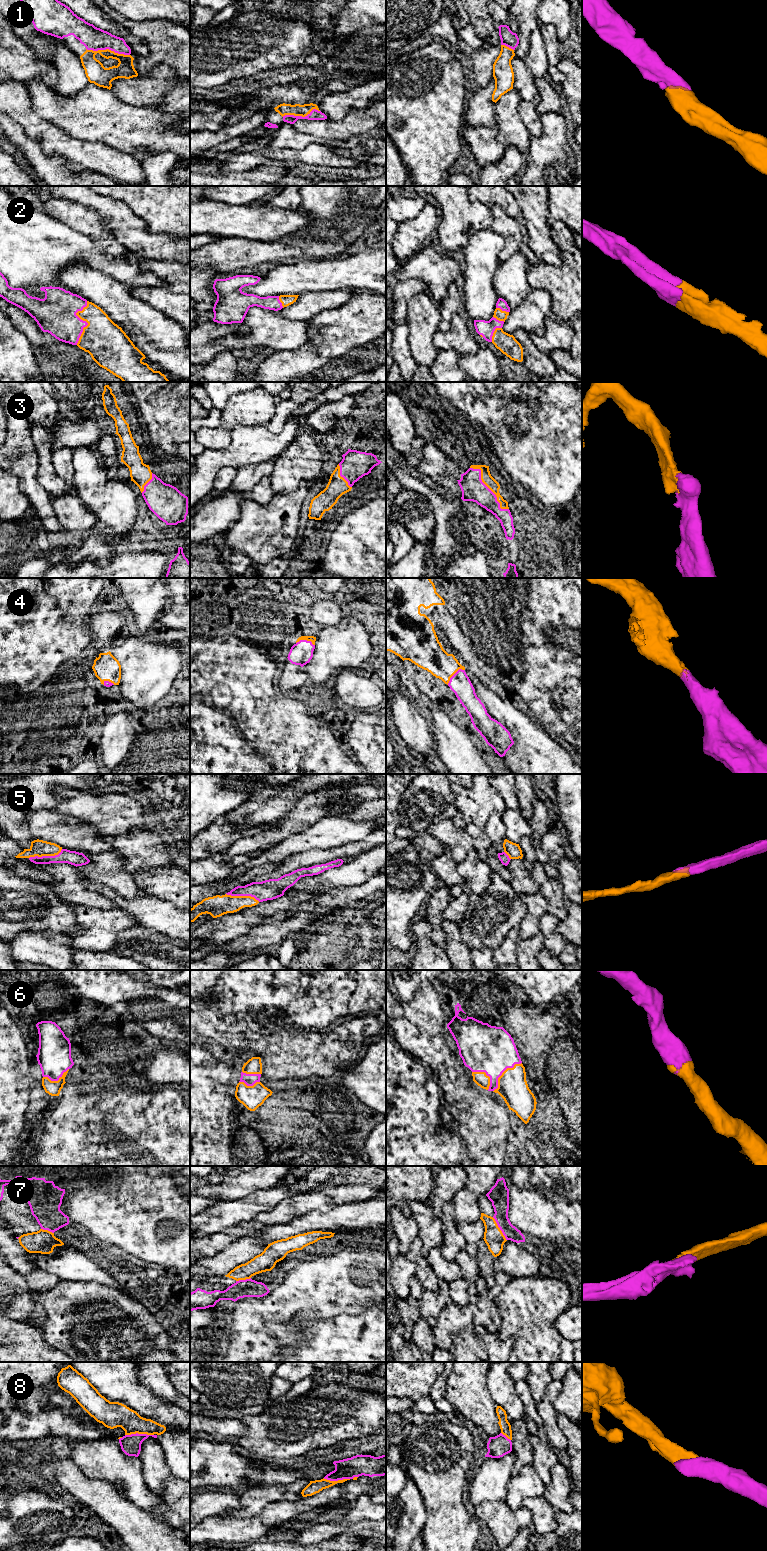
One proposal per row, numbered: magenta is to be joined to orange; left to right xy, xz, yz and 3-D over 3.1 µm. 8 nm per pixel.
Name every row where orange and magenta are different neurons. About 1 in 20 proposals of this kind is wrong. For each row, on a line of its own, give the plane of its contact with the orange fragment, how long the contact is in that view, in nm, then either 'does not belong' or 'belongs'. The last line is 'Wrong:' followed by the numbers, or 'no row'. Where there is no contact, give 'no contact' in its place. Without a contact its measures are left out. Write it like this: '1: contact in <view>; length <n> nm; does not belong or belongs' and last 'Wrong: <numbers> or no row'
1: contact in xy; length 360 nm; belongs
2: contact in xy; length 360 nm; belongs
3: contact in yz; length 460 nm; belongs
4: contact in yz; length 190 nm; belongs
5: contact in xy; length 280 nm; belongs
6: contact in yz; length 340 nm; belongs
7: contact in yz; length 220 nm; belongs
8: contact in xy; length 240 nm; belongs
Wrong: no row

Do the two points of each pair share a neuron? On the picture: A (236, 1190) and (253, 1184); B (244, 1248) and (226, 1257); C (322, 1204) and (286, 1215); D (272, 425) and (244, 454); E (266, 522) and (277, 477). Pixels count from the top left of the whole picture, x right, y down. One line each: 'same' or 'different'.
A: same
B: same
C: same
D: different
E: different

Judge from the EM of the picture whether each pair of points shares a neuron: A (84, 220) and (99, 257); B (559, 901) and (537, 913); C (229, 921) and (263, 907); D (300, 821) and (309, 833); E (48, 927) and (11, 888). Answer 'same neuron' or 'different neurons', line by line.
A: same neuron
B: different neurons
C: same neuron
D: different neurons
E: same neuron

